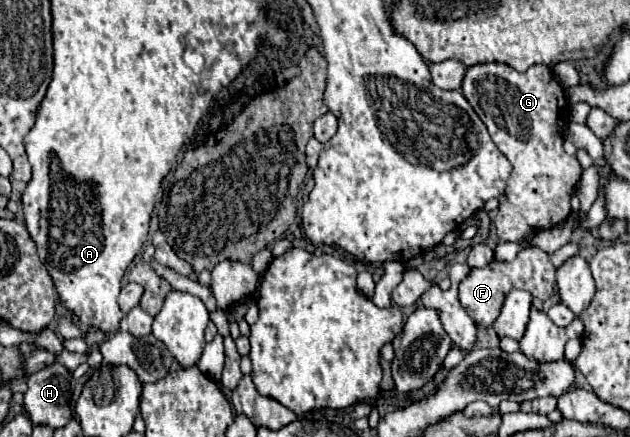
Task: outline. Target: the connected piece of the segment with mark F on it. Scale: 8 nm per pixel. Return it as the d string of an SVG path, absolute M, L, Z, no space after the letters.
M532 246L520 250L512 262L500 262L494 258L486 268L472 268L468 276L460 282L460 302L476 324L492 326L492 322L500 314L506 294L514 288L526 290L532 296L538 296L540 300L548 300L556 288L556 268L550 262L550 254Z

